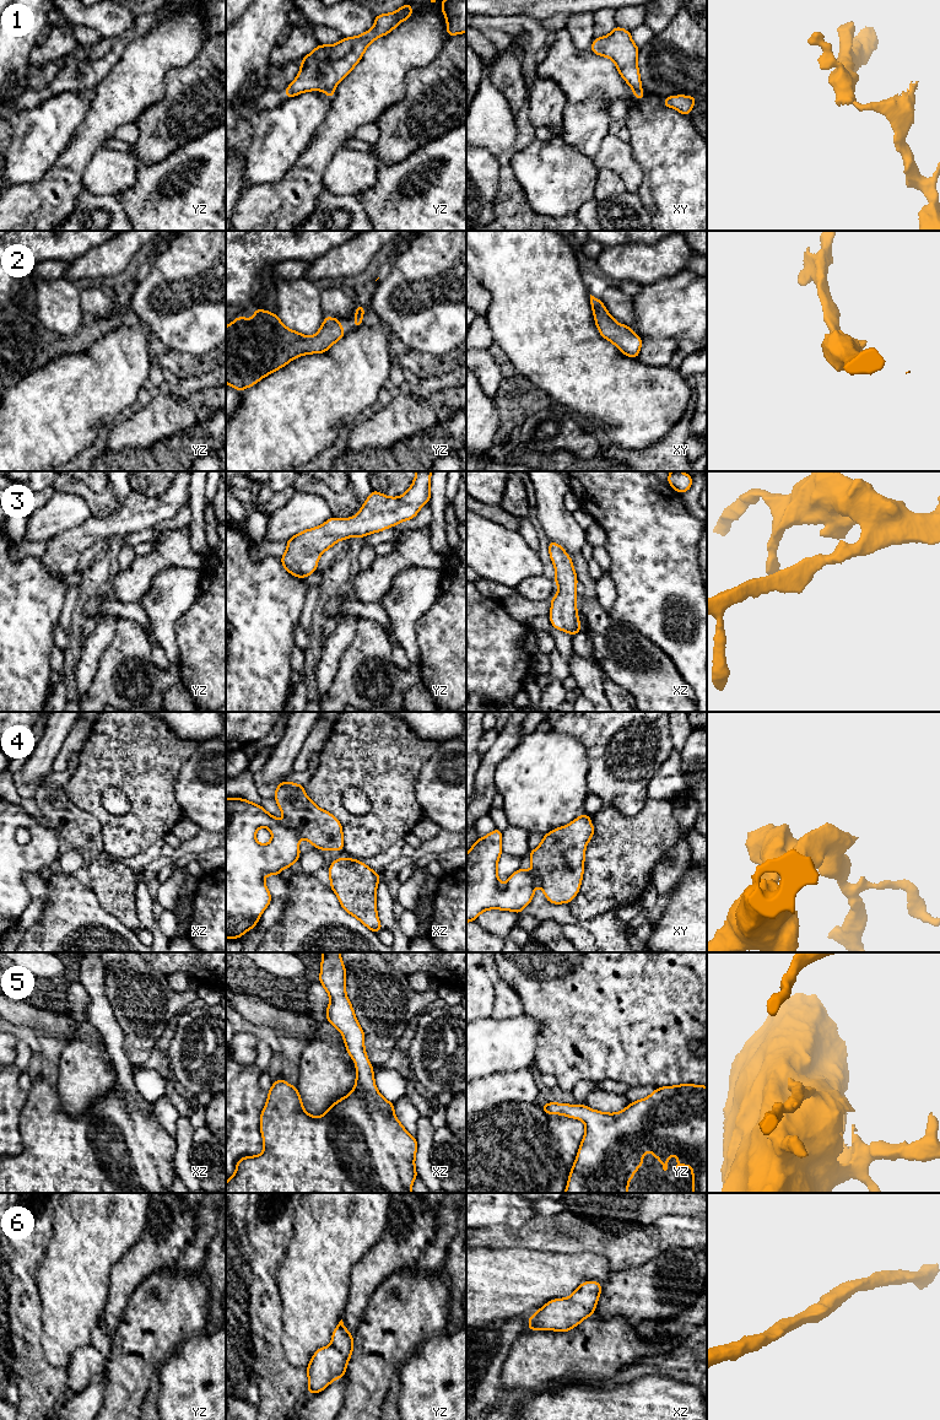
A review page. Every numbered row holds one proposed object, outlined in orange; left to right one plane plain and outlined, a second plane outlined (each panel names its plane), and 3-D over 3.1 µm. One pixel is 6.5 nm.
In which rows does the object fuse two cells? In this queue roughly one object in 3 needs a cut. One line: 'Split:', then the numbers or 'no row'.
Split: 1, 4

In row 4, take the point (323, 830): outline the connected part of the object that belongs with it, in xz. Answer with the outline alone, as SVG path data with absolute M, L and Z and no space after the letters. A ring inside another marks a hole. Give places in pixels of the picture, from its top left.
M287 782L276 787L274 798L286 820L299 838L307 839L320 851L344 851L340 821L318 808L306 794L303 785Z

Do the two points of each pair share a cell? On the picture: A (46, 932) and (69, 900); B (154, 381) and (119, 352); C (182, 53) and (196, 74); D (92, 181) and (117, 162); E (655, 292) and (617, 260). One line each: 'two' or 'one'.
A: one
B: two
C: two
D: one
E: two

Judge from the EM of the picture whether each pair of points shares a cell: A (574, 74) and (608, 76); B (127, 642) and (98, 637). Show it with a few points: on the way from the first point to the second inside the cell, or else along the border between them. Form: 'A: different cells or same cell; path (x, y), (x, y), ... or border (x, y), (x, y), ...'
A: same cell; path (583, 74), (599, 74)
B: different cells; border (119, 619), (115, 633), (101, 655), (98, 665)

